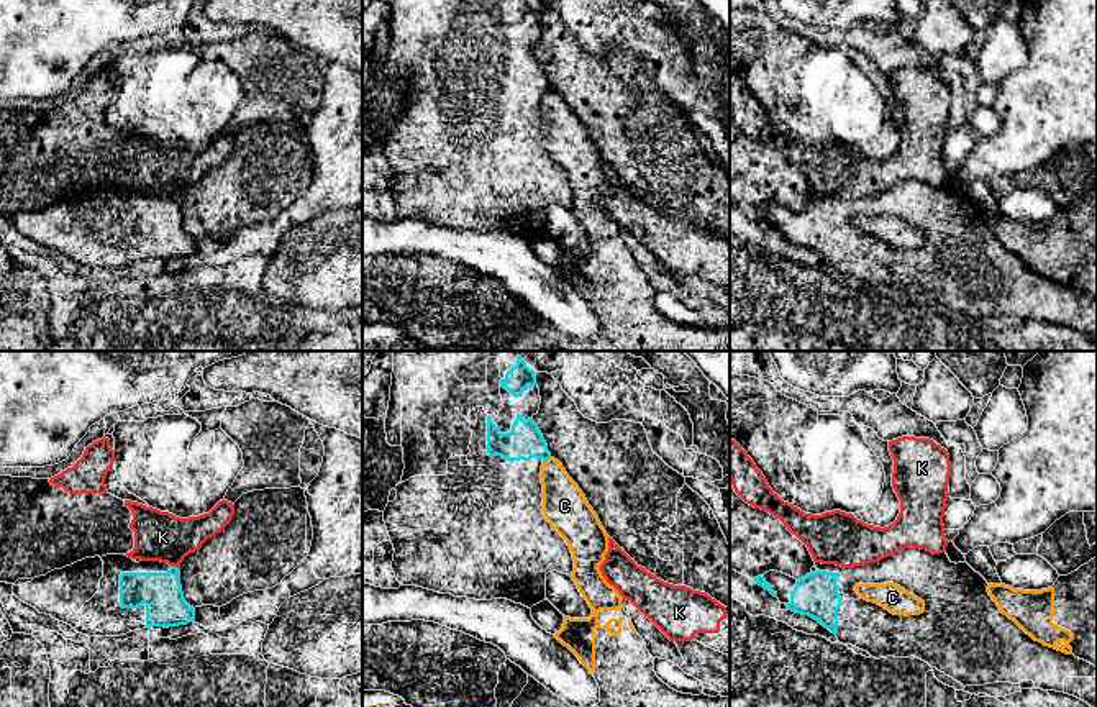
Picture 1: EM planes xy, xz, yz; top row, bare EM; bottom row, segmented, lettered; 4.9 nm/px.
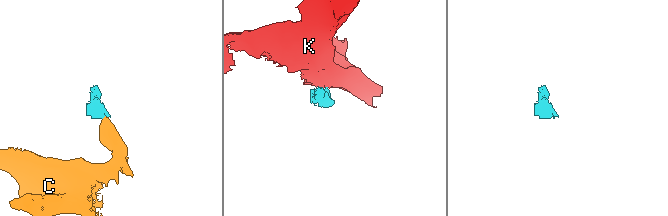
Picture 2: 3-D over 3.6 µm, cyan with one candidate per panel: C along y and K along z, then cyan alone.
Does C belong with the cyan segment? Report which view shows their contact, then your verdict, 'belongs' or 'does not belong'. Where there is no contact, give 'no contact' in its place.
xz | does not belong

